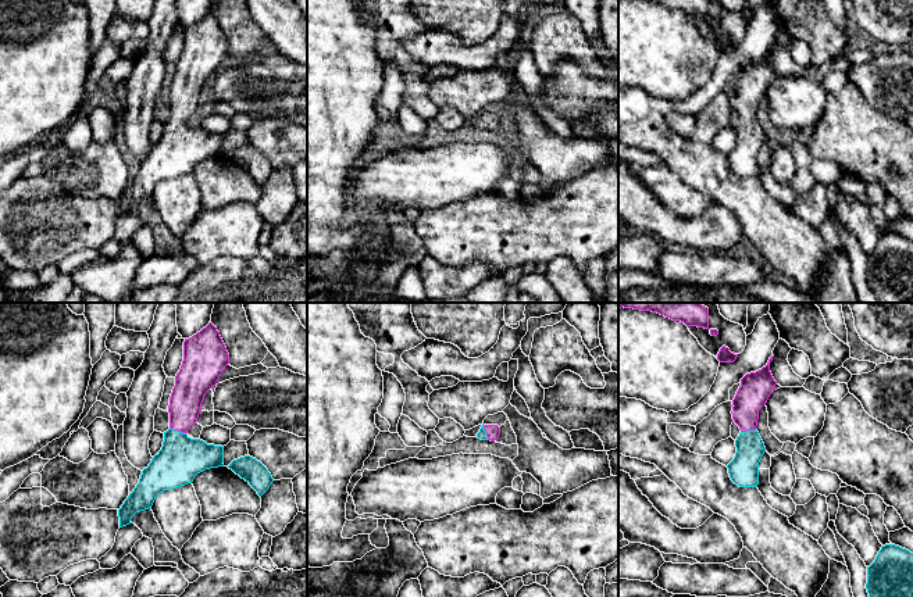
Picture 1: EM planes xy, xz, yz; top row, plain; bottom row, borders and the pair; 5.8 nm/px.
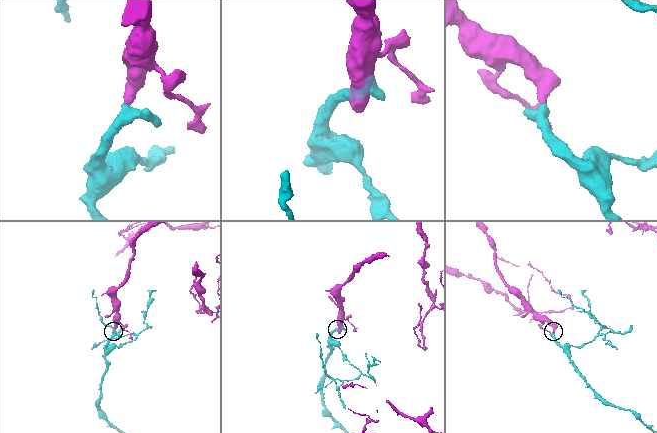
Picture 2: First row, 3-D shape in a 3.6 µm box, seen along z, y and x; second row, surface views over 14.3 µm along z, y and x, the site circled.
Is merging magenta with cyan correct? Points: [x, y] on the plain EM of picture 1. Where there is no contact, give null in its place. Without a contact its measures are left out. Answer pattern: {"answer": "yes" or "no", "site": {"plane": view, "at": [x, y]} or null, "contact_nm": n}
{"answer": "yes", "site": {"plane": "xy", "at": [178, 120]}, "contact_nm": 100}

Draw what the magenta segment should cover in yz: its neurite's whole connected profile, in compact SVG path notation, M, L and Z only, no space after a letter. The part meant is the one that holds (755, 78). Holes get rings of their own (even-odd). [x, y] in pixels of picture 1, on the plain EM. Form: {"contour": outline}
{"contour": "M773 46L766 56L741 68L741 75L732 89L731 103L741 122L735 129L735 146L727 157L731 169L739 176L757 176L759 174L759 151L766 136L756 115L759 99L766 94L777 74L770 61Z"}

